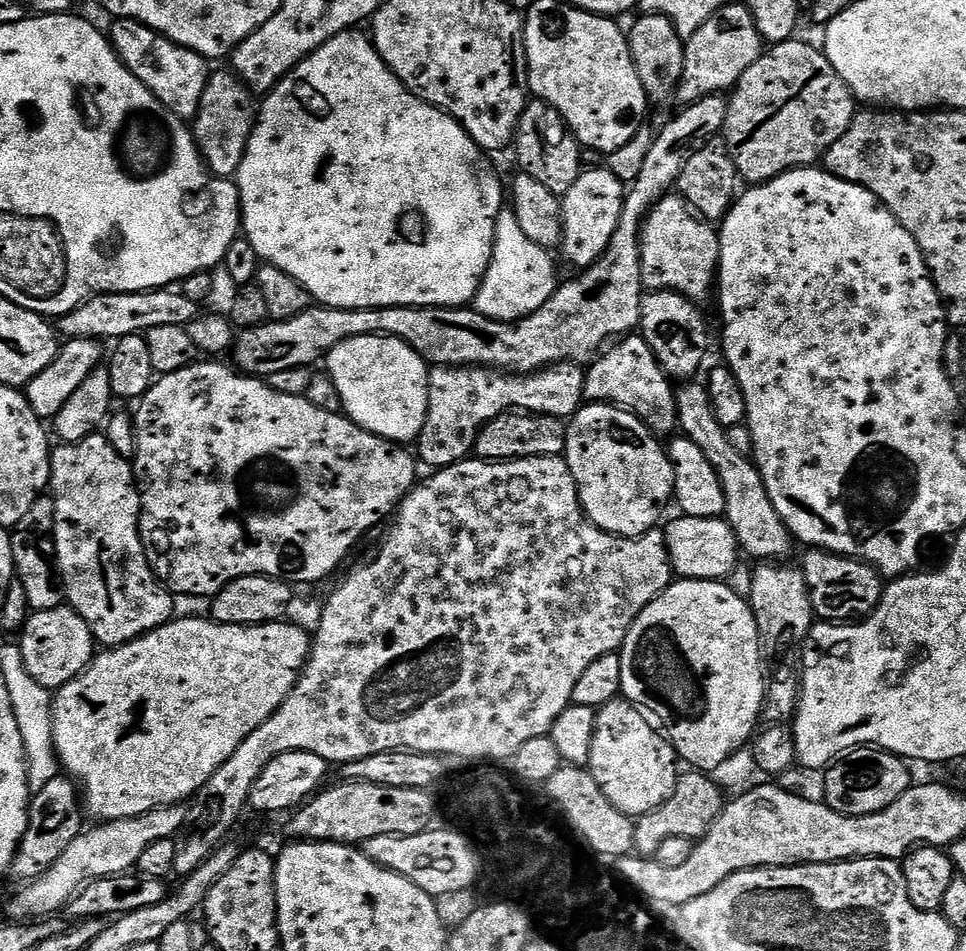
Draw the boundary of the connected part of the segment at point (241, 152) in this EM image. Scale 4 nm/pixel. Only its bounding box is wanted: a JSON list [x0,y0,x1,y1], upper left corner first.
[190,71,254,178]

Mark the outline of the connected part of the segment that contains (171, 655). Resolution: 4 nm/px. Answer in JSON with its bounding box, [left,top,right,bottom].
[52,616,312,822]

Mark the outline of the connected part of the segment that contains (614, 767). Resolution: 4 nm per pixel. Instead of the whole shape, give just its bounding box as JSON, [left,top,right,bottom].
[587,698,676,818]

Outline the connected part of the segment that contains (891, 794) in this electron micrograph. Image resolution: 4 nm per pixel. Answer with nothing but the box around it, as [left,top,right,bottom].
[823,746,914,816]

